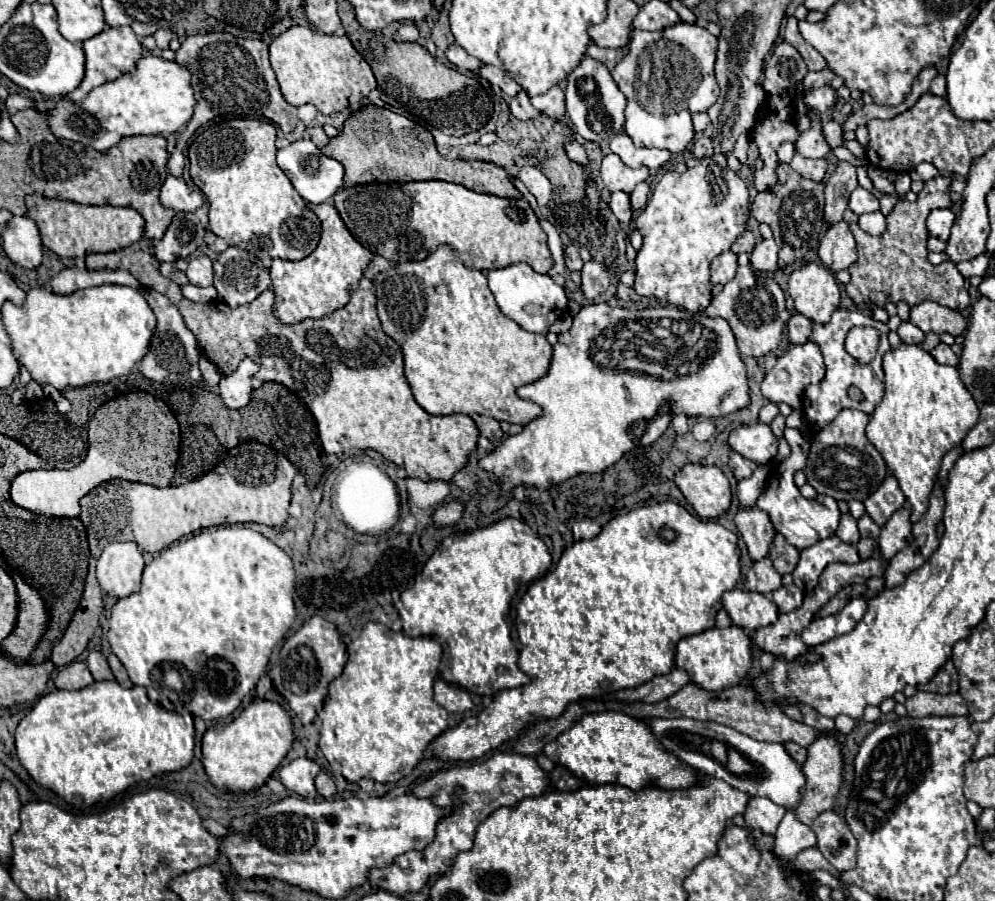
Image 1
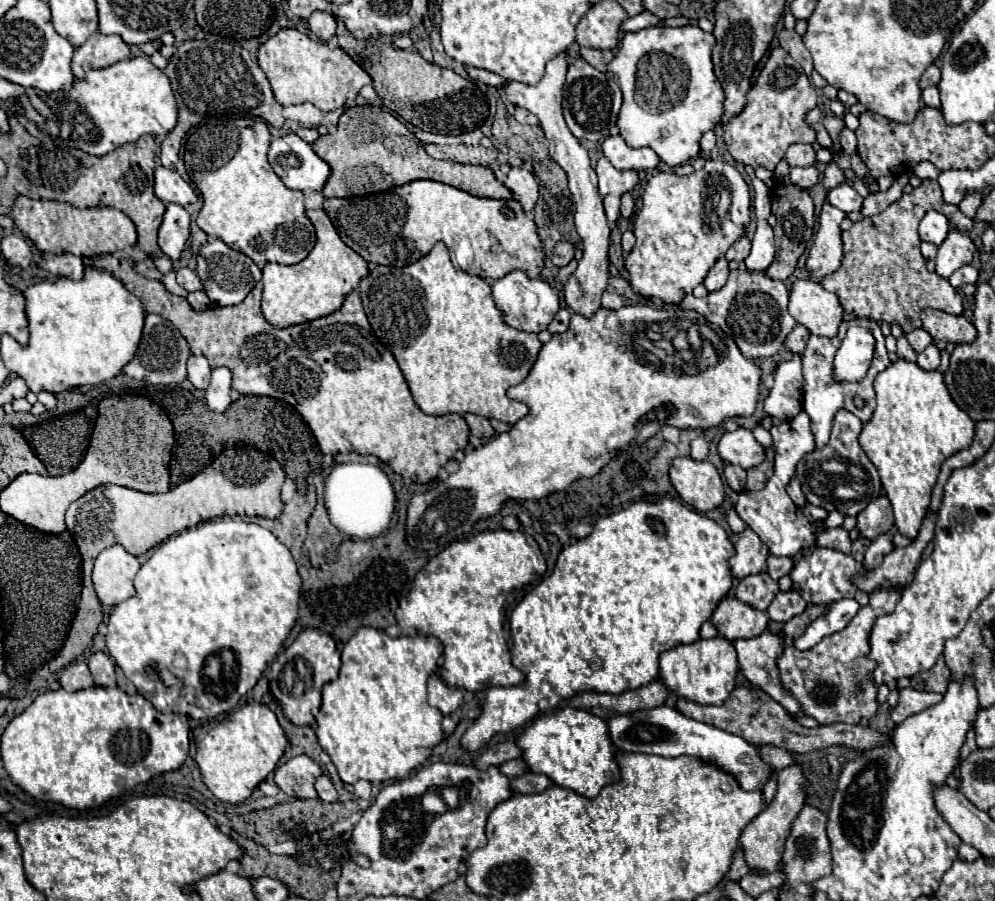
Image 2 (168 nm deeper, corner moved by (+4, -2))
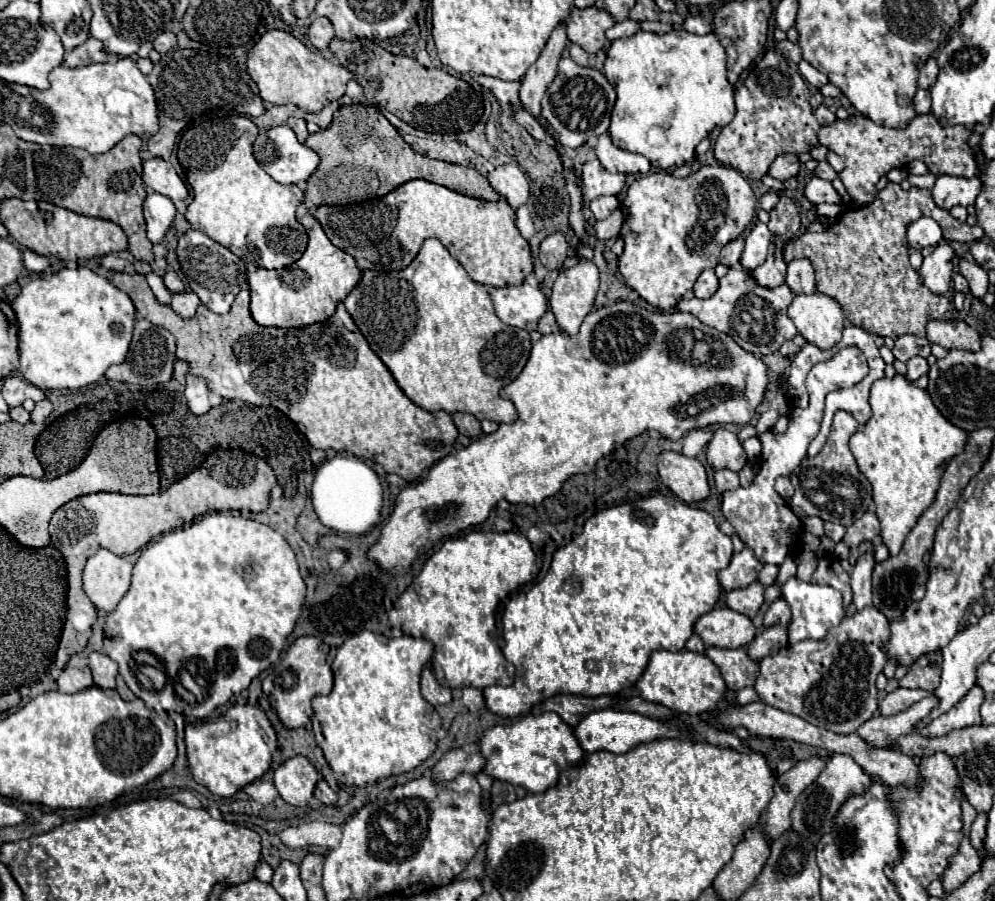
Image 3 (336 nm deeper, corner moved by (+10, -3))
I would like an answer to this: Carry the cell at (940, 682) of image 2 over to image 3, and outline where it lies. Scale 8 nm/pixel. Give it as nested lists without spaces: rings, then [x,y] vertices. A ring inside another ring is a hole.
[[[939,651],[923,655],[919,661],[915,661],[915,665],[911,665],[907,675],[899,681],[899,687],[935,691],[941,677],[941,663],[943,663],[943,657]]]

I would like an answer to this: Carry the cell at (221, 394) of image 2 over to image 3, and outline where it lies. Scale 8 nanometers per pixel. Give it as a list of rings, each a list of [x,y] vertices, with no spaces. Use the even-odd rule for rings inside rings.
[[[187,375],[187,385],[185,385],[185,397],[187,397],[187,405],[191,409],[191,413],[195,415],[203,415],[211,409],[211,401],[209,401],[209,387],[207,387],[207,379],[205,377],[195,377],[195,375]]]

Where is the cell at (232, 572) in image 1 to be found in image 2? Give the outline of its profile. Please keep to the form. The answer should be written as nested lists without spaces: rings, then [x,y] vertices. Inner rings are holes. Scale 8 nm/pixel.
[[[221,516],[221,518],[213,518],[213,520],[205,520],[201,522],[197,528],[193,530],[185,530],[177,536],[171,536],[167,540],[163,540],[161,544],[157,544],[159,548],[155,548],[155,552],[151,554],[151,558],[139,568],[137,576],[135,576],[135,596],[121,602],[119,606],[115,606],[115,610],[111,612],[109,616],[109,632],[107,632],[107,648],[109,648],[109,654],[115,658],[117,666],[125,672],[125,676],[135,684],[137,692],[141,696],[145,696],[149,702],[157,704],[155,708],[159,706],[167,706],[167,712],[183,712],[191,718],[213,718],[221,712],[229,712],[231,708],[237,706],[237,702],[241,700],[241,696],[245,696],[249,690],[253,690],[255,682],[259,680],[259,676],[263,674],[263,670],[267,668],[269,662],[273,662],[273,658],[277,656],[277,652],[281,650],[285,638],[289,636],[291,628],[295,626],[295,620],[297,620],[297,610],[299,610],[299,592],[301,592],[301,576],[297,572],[297,564],[289,552],[289,548],[285,544],[281,544],[277,540],[277,536],[273,536],[267,528],[261,528],[253,522],[243,522],[243,520],[233,520],[231,516]],[[221,650],[225,650],[233,654],[233,664],[227,672],[227,690],[223,686],[223,664],[221,668],[211,668],[211,658],[217,658],[217,654]],[[177,652],[183,652],[187,656],[187,668],[185,670],[175,670],[171,664],[173,664],[173,656]],[[157,674],[173,674],[173,680],[157,680]]]

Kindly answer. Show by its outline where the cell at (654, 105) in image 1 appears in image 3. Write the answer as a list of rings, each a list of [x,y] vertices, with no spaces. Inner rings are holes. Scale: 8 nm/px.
[[[679,29],[679,31],[671,31],[671,33],[657,35],[657,33],[637,31],[633,37],[615,39],[615,41],[611,41],[611,47],[609,47],[609,51],[607,51],[605,71],[603,71],[603,73],[605,73],[605,77],[611,81],[611,85],[613,85],[615,91],[617,91],[617,103],[615,103],[615,107],[613,107],[613,113],[611,113],[611,127],[609,127],[609,133],[611,133],[611,137],[613,137],[613,143],[615,143],[619,149],[645,155],[655,169],[671,169],[671,167],[679,167],[679,165],[691,161],[691,159],[695,157],[695,147],[699,145],[699,141],[705,139],[715,127],[727,125],[727,123],[731,121],[731,117],[735,115],[733,87],[729,85],[727,75],[725,75],[725,49],[721,47],[719,39],[717,39],[713,33],[695,35],[695,33],[689,33],[689,31],[685,31],[685,29]]]

